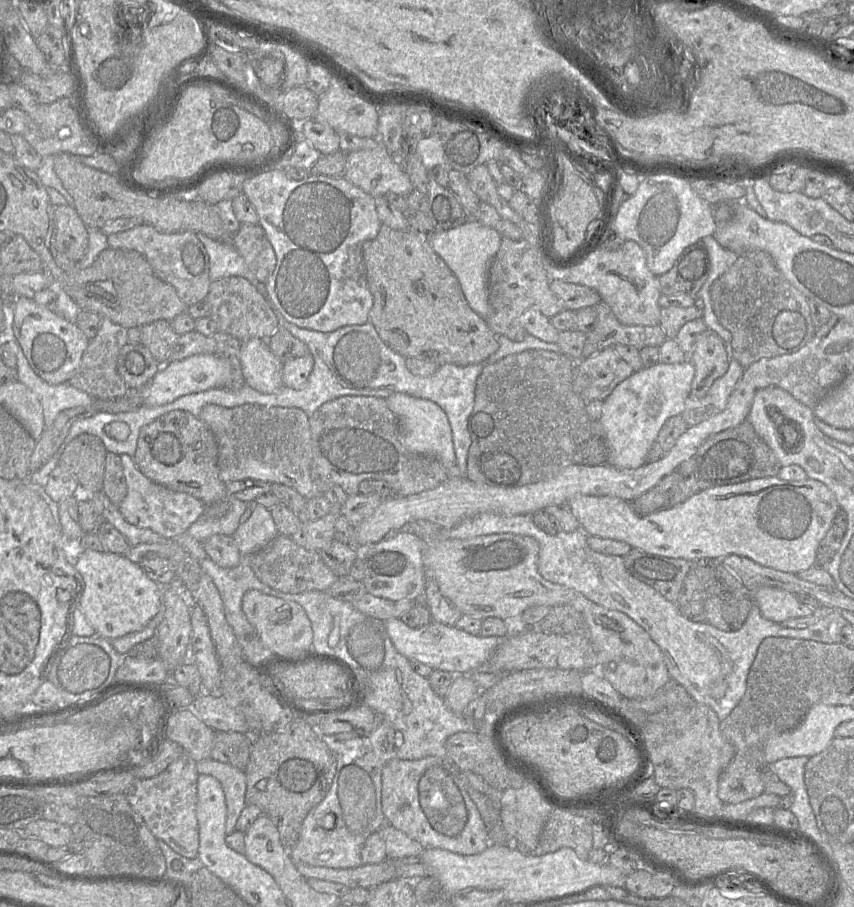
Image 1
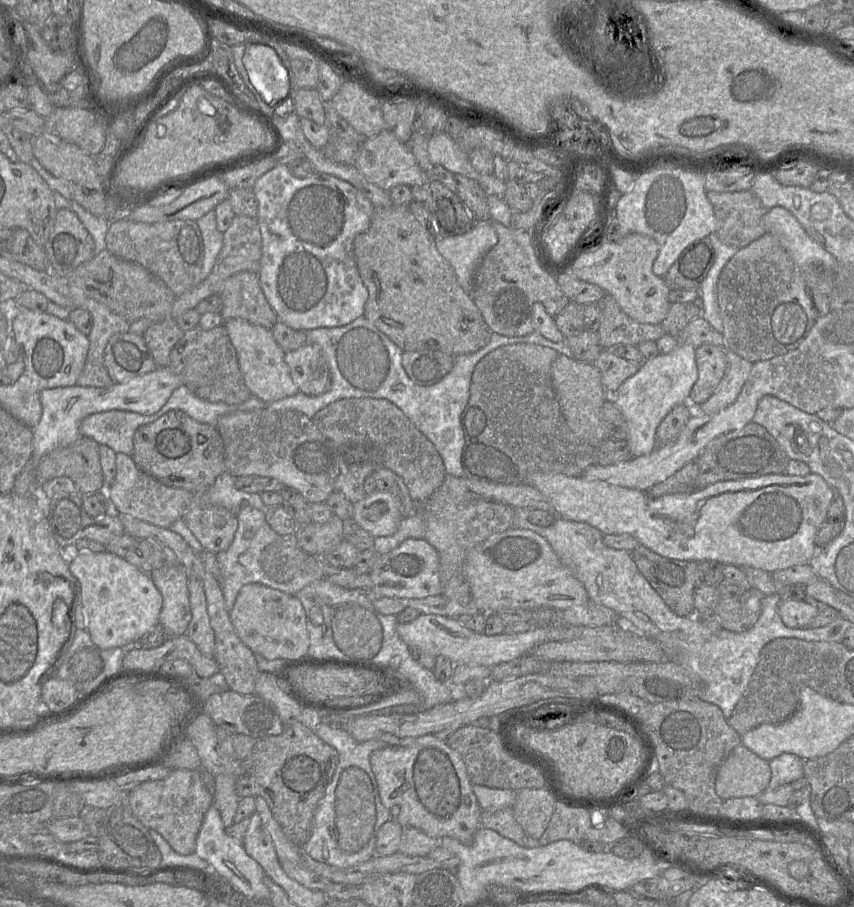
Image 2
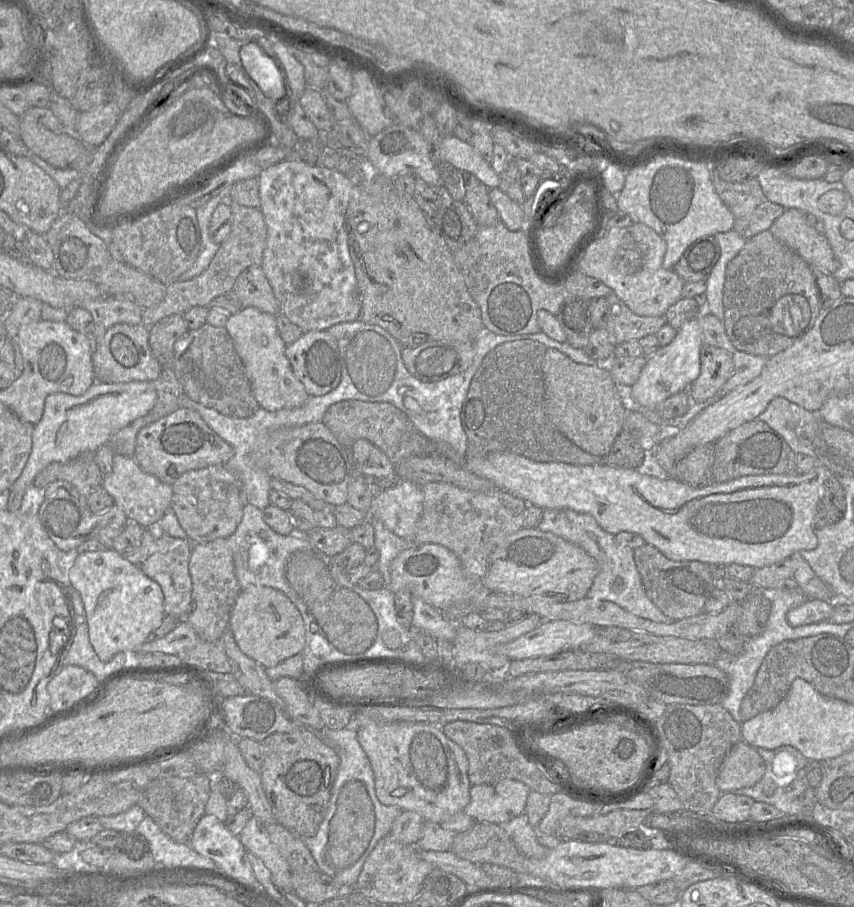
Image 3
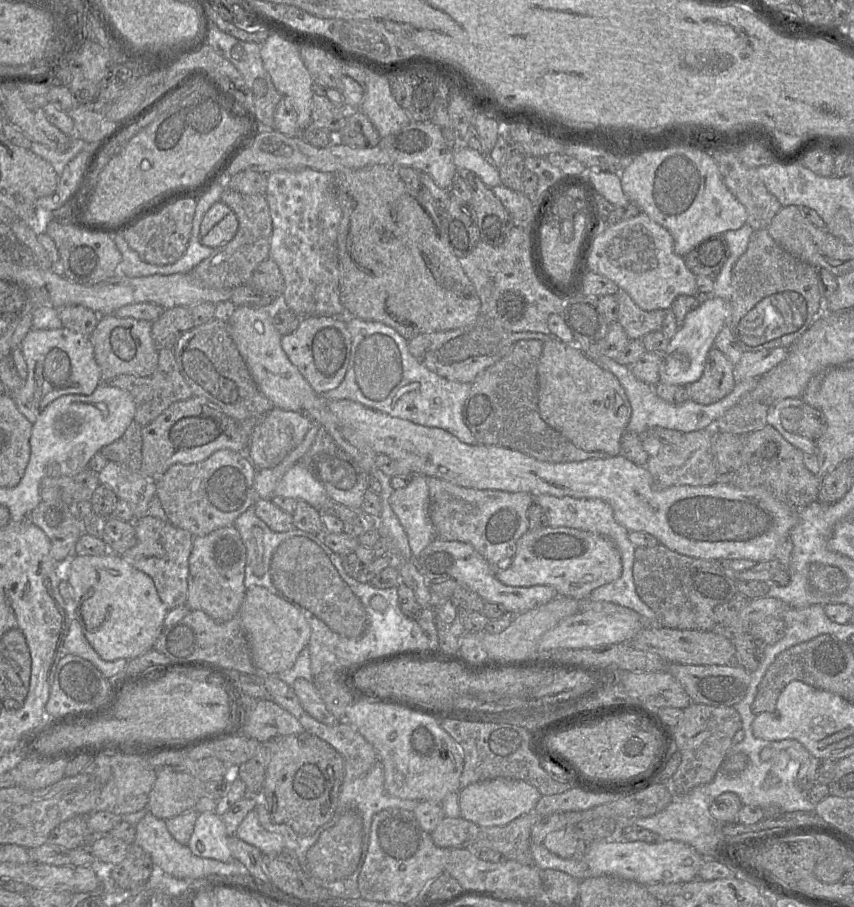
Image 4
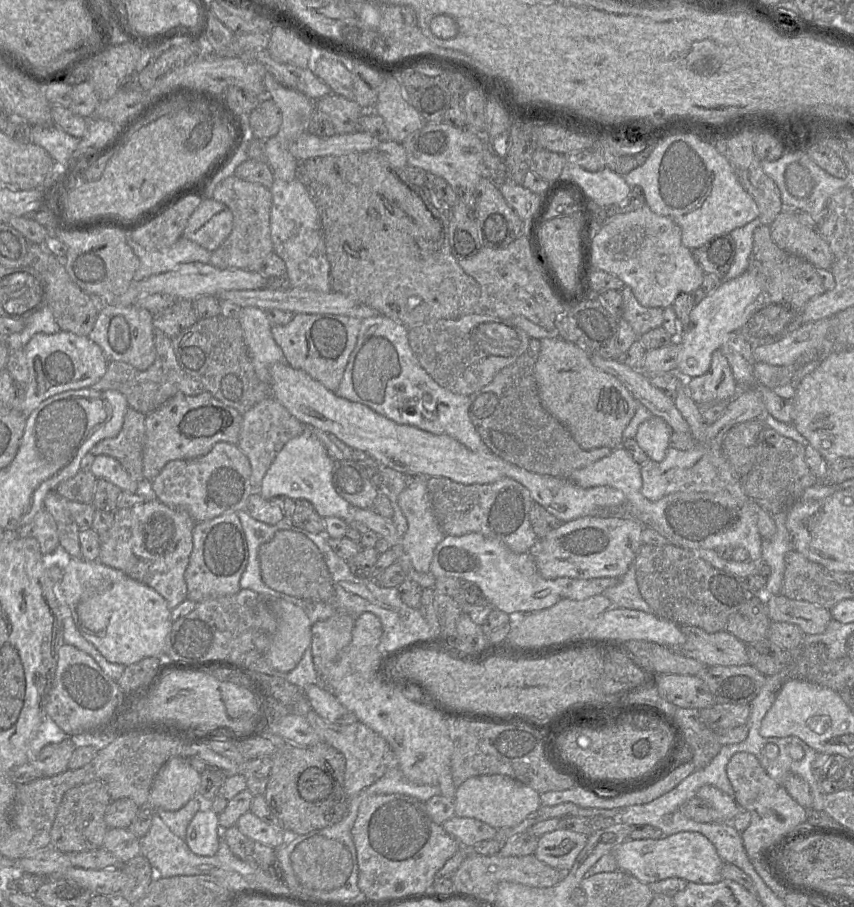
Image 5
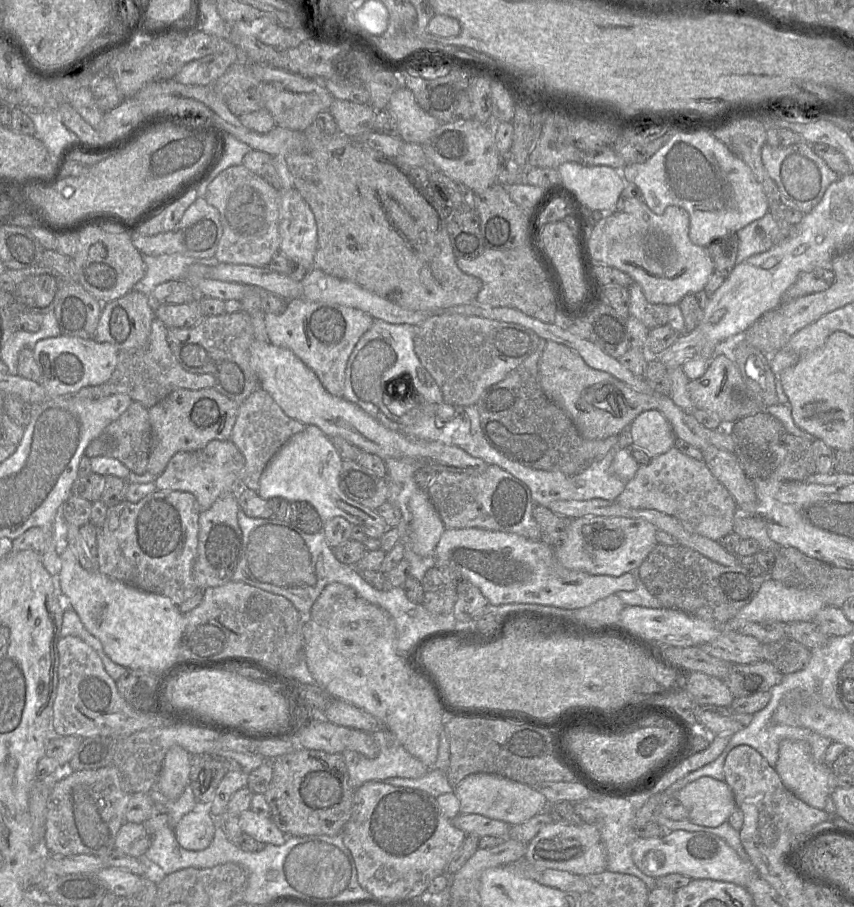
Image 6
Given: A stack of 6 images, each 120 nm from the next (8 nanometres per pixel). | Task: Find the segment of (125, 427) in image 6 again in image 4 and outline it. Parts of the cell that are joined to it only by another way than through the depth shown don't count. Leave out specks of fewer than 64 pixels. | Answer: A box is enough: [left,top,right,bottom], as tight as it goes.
[100,420,142,472]

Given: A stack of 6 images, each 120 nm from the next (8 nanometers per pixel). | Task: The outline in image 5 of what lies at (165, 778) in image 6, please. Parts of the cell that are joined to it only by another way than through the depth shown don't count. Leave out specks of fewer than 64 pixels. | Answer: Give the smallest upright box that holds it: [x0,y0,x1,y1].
[148,756,200,811]

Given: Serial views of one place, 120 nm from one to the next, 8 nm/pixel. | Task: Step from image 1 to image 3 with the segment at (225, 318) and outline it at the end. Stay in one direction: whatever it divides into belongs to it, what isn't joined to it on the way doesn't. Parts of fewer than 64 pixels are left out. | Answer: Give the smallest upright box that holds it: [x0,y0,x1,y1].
[232,266,279,316]

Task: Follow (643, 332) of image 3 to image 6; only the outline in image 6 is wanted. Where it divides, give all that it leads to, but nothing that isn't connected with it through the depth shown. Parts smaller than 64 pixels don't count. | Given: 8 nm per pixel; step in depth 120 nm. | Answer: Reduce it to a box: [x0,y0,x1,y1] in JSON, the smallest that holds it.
[628,282,668,329]

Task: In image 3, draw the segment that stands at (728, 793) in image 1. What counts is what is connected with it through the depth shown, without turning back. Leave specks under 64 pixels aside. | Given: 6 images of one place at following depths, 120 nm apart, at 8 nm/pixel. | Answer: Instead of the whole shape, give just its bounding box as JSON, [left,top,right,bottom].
[717,740,766,792]

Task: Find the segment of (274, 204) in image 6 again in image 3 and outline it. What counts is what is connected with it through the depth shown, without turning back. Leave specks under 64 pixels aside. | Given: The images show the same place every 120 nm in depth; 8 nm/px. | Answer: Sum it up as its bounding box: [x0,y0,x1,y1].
[141,202,267,328]

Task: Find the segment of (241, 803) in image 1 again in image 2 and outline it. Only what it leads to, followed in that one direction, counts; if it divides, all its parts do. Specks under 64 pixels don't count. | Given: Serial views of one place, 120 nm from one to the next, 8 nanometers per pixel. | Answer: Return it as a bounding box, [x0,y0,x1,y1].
[213,775,239,828]

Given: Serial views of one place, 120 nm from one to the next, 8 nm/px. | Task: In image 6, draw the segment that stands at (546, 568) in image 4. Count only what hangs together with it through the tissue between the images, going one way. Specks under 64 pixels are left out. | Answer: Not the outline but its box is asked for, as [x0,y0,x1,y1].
[553,516,657,577]

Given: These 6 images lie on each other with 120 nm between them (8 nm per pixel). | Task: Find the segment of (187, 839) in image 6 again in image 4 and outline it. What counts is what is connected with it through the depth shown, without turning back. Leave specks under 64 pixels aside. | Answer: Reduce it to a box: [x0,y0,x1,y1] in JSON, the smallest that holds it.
[187,811,233,862]

